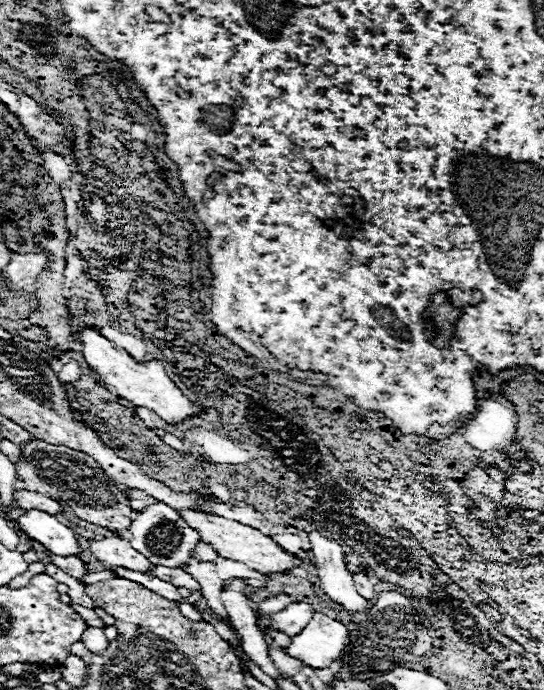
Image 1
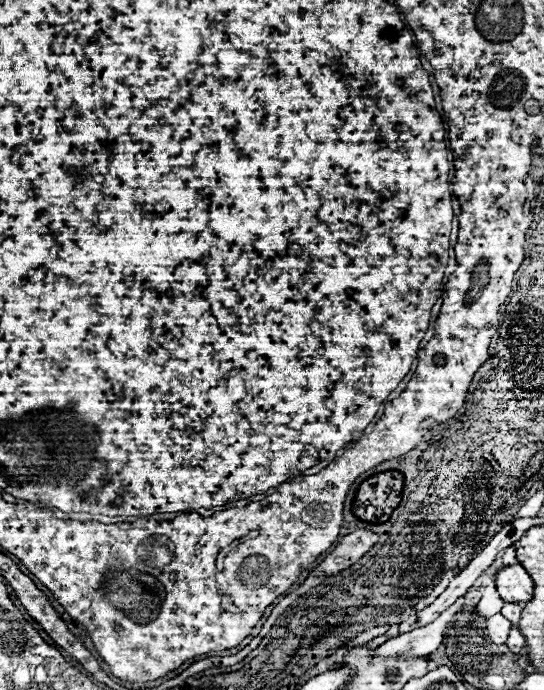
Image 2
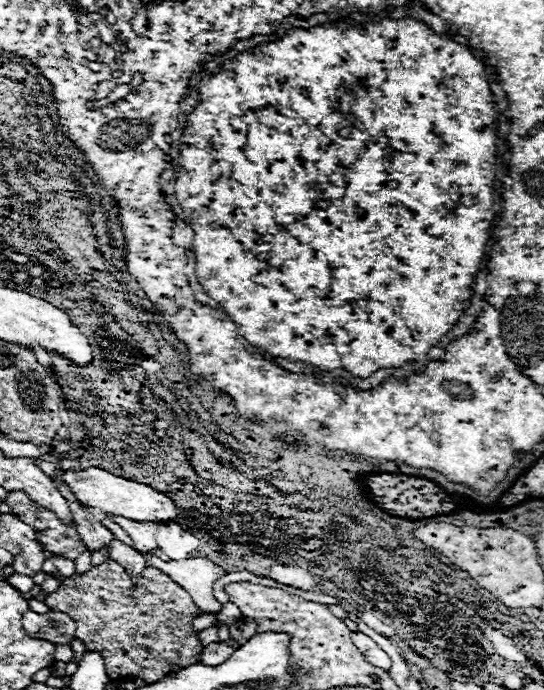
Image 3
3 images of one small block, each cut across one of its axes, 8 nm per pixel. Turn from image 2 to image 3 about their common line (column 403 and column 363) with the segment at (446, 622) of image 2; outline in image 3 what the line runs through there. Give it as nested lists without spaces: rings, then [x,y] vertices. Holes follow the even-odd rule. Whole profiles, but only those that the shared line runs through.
[[[352,632],[352,640],[358,646],[358,650],[364,654],[364,658],[366,658],[368,664],[374,664],[374,666],[378,666],[382,670],[390,670],[392,662],[388,658],[388,654],[384,650],[380,650],[378,644],[372,638],[368,638],[362,632]]]

